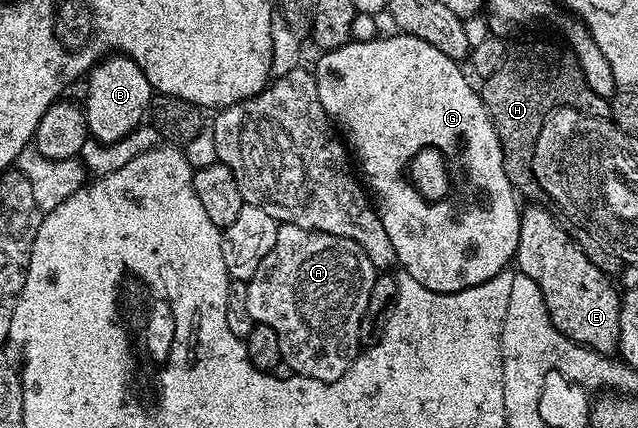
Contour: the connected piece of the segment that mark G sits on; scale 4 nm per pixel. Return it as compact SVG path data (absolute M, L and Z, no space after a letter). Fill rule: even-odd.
M399 32L398 37L380 35L374 41L349 41L338 49L327 49L321 54L318 66L313 66L314 82L320 95L320 103L330 116L331 122L340 130L353 160L362 168L361 176L366 176L365 184L376 202L376 212L380 223L384 223L384 231L388 231L388 239L392 239L394 256L397 264L416 283L428 287L428 291L437 293L459 293L468 287L476 287L507 268L506 265L515 260L520 243L520 201L514 192L512 183L508 183L508 175L504 175L504 159L500 139L494 130L492 119L482 102L482 94L470 86L471 78L464 72L463 66L452 60L444 51L436 51L432 43L424 43L424 39L410 37Z

